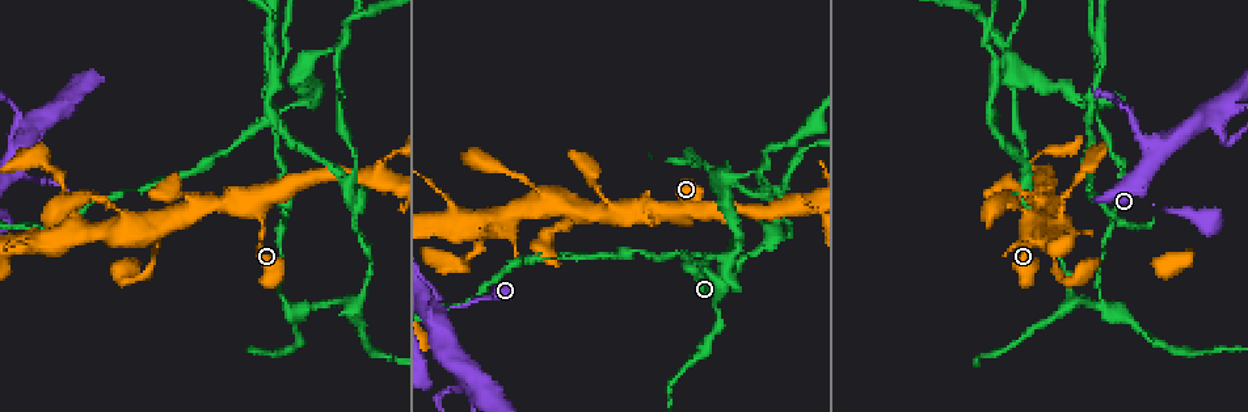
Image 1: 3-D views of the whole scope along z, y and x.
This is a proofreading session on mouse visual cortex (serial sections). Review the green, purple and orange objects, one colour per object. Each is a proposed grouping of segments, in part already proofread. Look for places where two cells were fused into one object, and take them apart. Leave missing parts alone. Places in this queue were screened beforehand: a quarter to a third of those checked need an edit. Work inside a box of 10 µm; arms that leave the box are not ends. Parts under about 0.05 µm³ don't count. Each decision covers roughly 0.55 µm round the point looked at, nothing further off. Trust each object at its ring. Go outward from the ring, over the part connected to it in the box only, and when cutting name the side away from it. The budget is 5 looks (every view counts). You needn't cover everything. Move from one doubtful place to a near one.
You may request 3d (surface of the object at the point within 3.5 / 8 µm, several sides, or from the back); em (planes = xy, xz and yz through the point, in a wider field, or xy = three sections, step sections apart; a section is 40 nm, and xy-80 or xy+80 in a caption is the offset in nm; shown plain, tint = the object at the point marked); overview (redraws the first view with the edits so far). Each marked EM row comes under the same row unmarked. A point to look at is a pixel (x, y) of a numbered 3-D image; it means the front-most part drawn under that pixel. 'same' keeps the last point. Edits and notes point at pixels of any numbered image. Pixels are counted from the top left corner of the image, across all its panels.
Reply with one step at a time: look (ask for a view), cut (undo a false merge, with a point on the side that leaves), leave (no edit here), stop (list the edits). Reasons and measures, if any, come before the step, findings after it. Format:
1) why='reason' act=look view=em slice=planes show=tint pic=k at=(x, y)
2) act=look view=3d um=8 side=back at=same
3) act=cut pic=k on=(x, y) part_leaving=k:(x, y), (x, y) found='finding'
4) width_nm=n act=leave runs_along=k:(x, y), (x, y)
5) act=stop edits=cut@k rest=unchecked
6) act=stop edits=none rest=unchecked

why='abrupt turn' act=look view=3d um=3.5 pic=1 at=(717, 283)

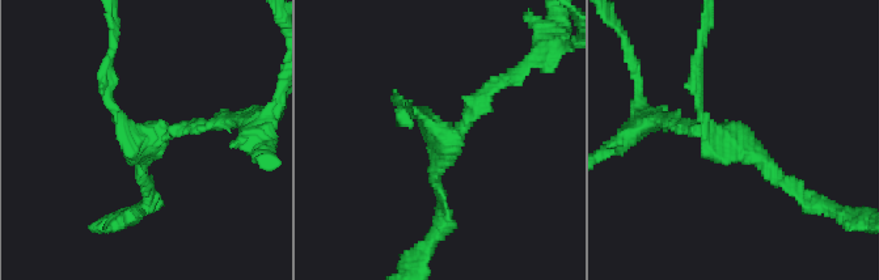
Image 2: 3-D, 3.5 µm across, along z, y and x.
arms=3 arm_widths_nm=150,150,150 act=look view=em slice=xy step=3 show=tint pic=2 at=(439, 132)

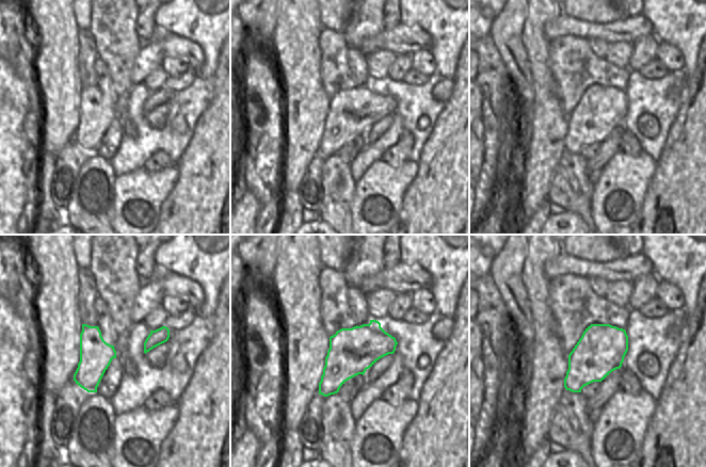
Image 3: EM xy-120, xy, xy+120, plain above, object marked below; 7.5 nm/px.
act=leave runs_along=2:(108, 73), (108, 101), (140, 138), (208, 126) found='one cell here'

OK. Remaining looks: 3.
why='side arm on a straight run' act=look view=3d um=3.5 pic=1 at=(33, 246)

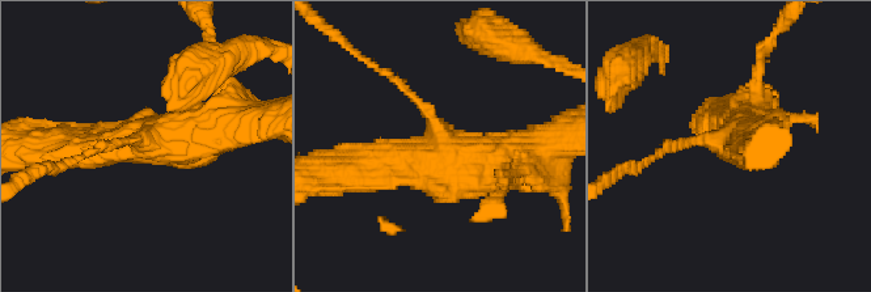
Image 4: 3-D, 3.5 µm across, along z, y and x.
arms=3 arm_widths_nm=100,400,500 act=look view=em slice=xy step=3 show=tint pic=4 at=(440, 140)

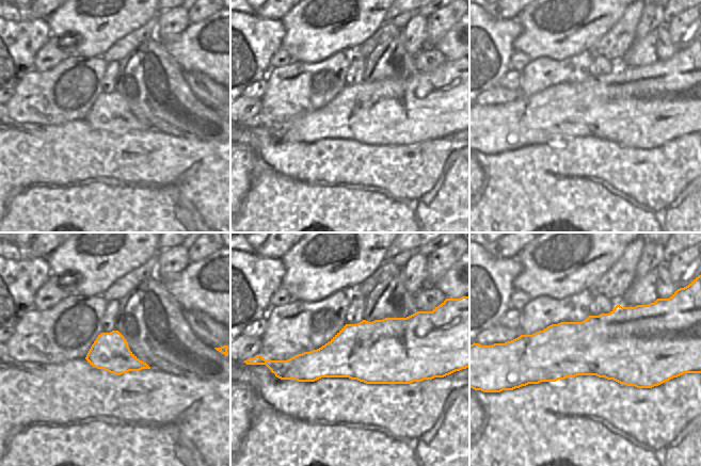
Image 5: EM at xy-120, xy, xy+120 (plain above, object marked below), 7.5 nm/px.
act=leave runs_along=4:(242, 122), (74, 147) found='one cell here'

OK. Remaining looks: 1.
act=stop edits=none rest=unchecked

